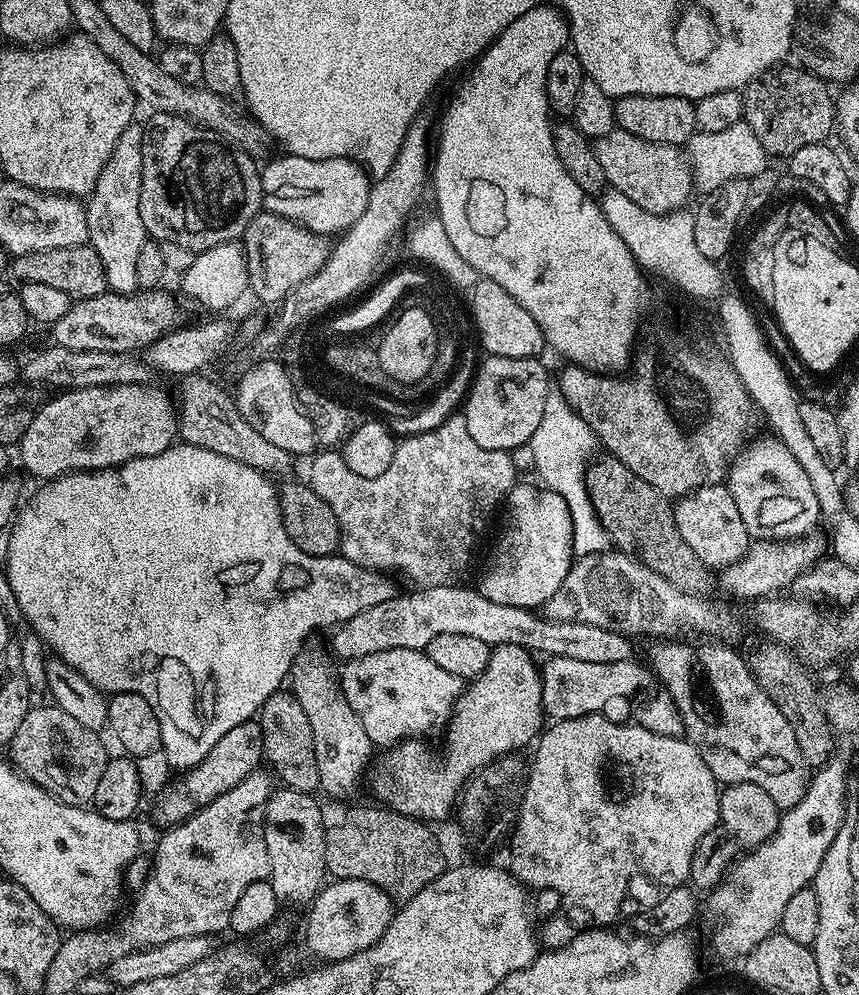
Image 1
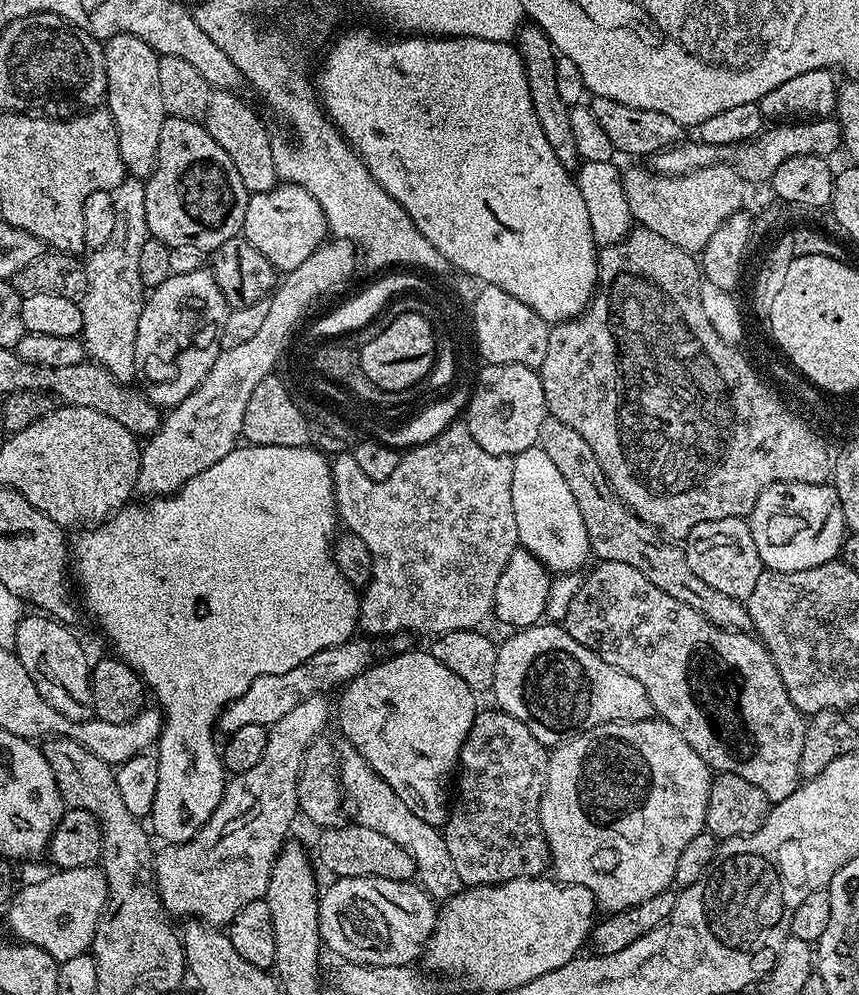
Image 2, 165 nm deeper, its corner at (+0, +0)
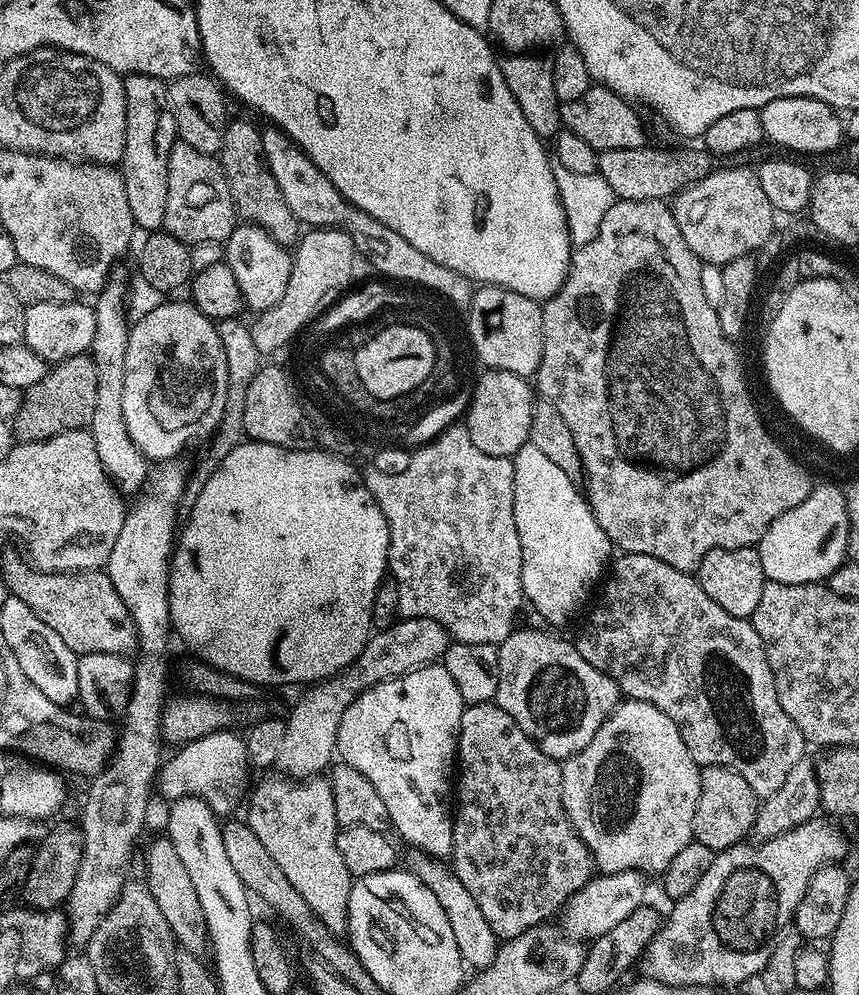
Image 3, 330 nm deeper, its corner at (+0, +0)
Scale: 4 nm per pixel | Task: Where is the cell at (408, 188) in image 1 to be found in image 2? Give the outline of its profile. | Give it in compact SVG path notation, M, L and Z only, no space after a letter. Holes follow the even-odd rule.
M333 239L321 244L302 266L277 283L258 334L245 344L228 344L210 368L210 374L206 374L201 384L163 417L159 431L147 437L136 483L139 495L163 498L179 493L180 487L190 478L202 474L202 470L210 470L214 462L222 462L222 458L241 443L246 406L258 382L277 371L274 361L292 326L318 294L340 290L355 274L356 256L358 260L358 249L351 240Z

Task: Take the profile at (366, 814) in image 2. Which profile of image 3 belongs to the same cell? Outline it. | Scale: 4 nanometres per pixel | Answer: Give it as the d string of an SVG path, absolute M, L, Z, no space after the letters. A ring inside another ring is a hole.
M415 850L409 851L409 853L407 871L413 872L422 882L422 886L426 886L426 890L430 890L430 894L434 894L434 898L438 898L442 910L446 910L446 918L450 921L454 942L458 942L458 954L464 960L465 965L472 970L490 966L490 962L494 962L496 957L498 938L494 934L494 930L490 930L490 922L486 922L486 918L482 914L481 908L478 907L478 902L474 902L470 890L466 890L466 886L462 886L462 882L458 882L456 873L443 859L427 856L425 852Z

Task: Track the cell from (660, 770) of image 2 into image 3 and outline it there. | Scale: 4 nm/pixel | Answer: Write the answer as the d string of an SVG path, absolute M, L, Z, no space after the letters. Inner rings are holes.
M621 699L606 718L606 722L602 722L598 734L594 734L594 738L590 738L590 742L586 742L586 746L582 746L582 750L578 750L563 761L560 769L564 809L574 826L574 830L582 838L582 842L586 842L592 855L593 865L604 874L625 872L626 870L645 874L651 874L651 872L663 874L666 866L670 866L670 861L674 859L674 854L679 854L682 846L686 846L693 840L692 827L694 826L694 810L698 807L700 770L701 765L696 764L694 758L690 758L690 750L686 750L686 742L682 742L682 734L678 734L678 726L674 726L674 722L670 718L666 718L666 714L662 714L662 710L658 710L658 706L650 706L650 702L642 702L641 700Z

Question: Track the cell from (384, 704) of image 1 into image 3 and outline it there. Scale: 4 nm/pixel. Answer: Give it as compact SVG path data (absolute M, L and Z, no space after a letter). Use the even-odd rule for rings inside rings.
M443 663L427 664L424 668L419 668L413 672L402 674L393 680L387 680L381 684L376 684L373 688L368 688L354 702L350 702L350 706L346 710L346 714L342 714L342 722L338 726L338 738L336 739L336 751L339 759L343 763L354 766L354 770L358 770L358 774L362 774L362 778L370 781L370 786L374 786L374 790L378 790L378 798L382 798L382 802L386 806L386 814L388 815L388 823L396 832L417 852L425 852L427 856L437 858L448 858L452 854L452 821L454 819L454 769L457 767L457 744L459 742L459 724L462 722L462 714L466 707L466 702L462 698L462 694L458 694L458 686L454 683L454 678L450 678L450 674L446 674Z

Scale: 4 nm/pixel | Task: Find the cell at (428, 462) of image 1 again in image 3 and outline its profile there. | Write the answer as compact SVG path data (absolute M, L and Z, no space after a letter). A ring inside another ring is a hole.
M455 422L444 432L438 434L427 444L419 445L412 452L410 466L402 470L402 474L382 474L375 470L365 471L362 476L364 486L370 490L372 500L380 507L388 529L388 572L396 581L398 602L397 613L404 618L430 618L438 622L448 631L449 637L458 644L495 644L499 645L517 627L516 615L520 612L520 604L525 603L522 590L522 546L518 538L518 526L514 526L514 466L507 456L485 454L474 446L468 433L468 425Z

